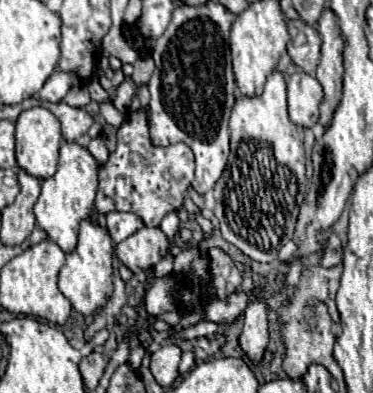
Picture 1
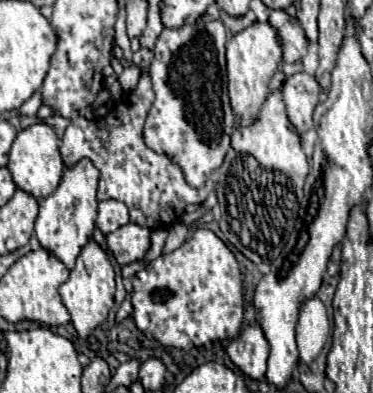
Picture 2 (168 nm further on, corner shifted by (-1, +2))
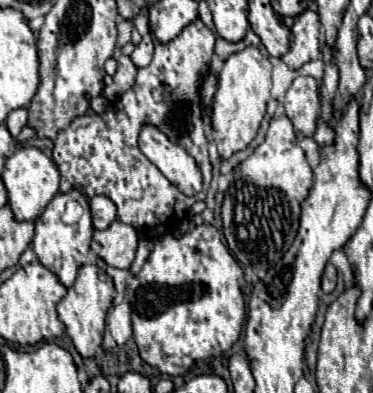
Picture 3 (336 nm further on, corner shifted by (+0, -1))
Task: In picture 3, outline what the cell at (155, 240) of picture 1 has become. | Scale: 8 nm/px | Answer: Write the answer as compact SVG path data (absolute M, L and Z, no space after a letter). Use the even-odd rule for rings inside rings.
M112 222L106 230L94 230L92 250L114 268L130 268L138 246L134 228L122 222Z

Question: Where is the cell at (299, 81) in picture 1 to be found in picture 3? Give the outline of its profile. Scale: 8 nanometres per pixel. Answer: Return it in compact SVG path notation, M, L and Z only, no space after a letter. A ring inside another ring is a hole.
M296 76L284 98L284 110L296 134L312 136L318 118L318 86L312 76Z

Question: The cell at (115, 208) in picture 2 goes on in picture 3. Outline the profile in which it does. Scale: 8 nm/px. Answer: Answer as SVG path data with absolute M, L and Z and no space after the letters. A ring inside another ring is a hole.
M94 196L90 200L90 208L92 208L92 224L96 226L96 230L104 230L116 220L114 202L106 196Z

